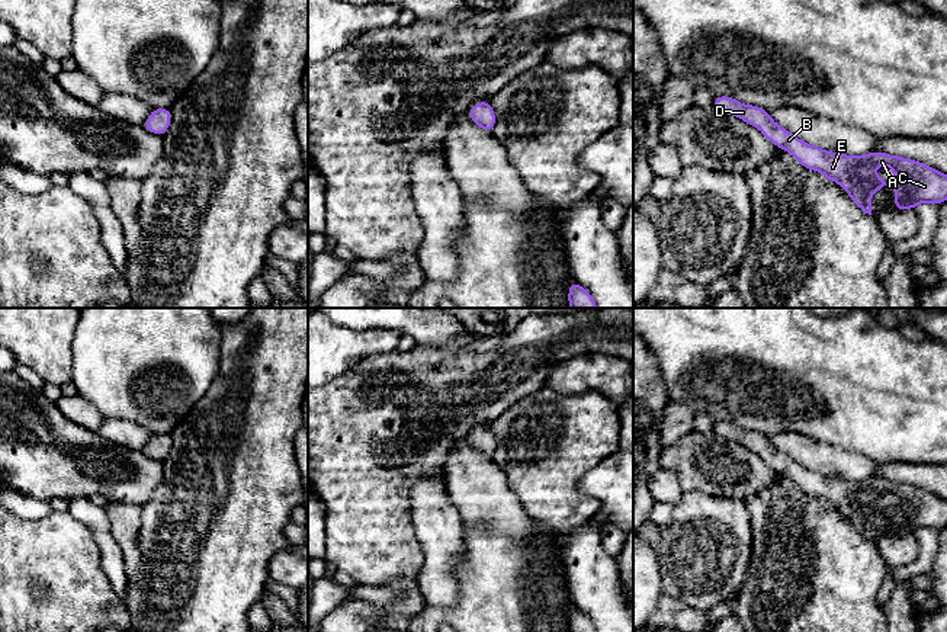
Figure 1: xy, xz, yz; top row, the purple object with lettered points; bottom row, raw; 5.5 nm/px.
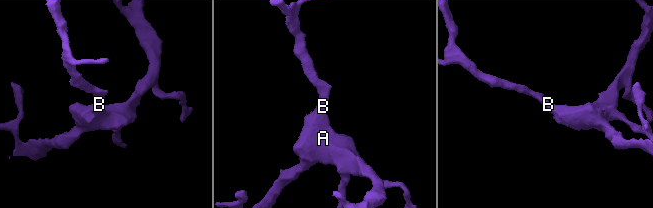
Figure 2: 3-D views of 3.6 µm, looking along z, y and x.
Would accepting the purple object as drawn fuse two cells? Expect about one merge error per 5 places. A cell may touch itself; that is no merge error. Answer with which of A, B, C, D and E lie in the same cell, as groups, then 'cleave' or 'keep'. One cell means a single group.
A B C D E; keep

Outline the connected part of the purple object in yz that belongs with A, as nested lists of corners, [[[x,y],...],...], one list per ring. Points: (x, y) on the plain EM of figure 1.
[[[715,421],[712,432],[757,452],[770,468],[790,478],[805,494],[819,497],[826,506],[838,509],[864,539],[871,540],[871,517],[889,511],[880,500],[873,500],[874,491],[892,491],[895,495],[896,538],[914,535],[924,527],[940,532],[947,526],[947,500],[928,490],[882,477],[861,481],[826,477],[806,469],[777,450],[765,434],[744,430],[731,421]]]

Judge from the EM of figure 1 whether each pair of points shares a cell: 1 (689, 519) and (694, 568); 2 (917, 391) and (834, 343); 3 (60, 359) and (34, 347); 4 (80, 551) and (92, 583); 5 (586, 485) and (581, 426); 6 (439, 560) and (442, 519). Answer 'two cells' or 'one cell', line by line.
1: one cell
2: one cell
3: one cell
4: one cell
5: two cells
6: one cell

